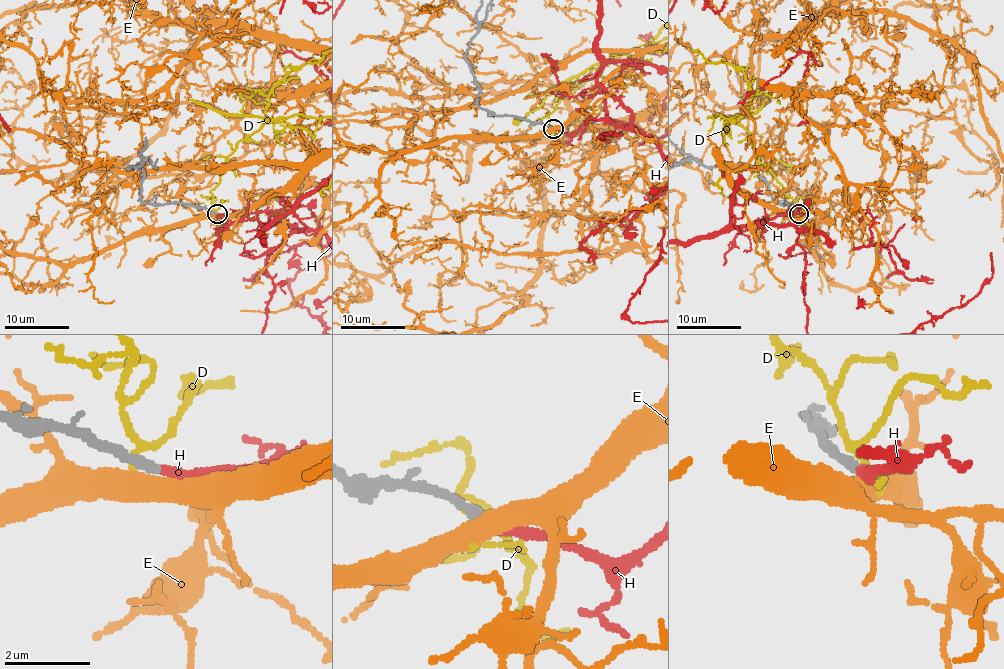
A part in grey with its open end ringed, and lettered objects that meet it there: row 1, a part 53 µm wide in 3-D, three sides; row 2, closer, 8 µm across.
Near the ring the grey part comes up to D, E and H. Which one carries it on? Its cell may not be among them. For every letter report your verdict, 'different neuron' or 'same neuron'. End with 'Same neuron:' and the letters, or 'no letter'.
D: different neuron
E: different neuron
H: same neuron
Same neuron: H

